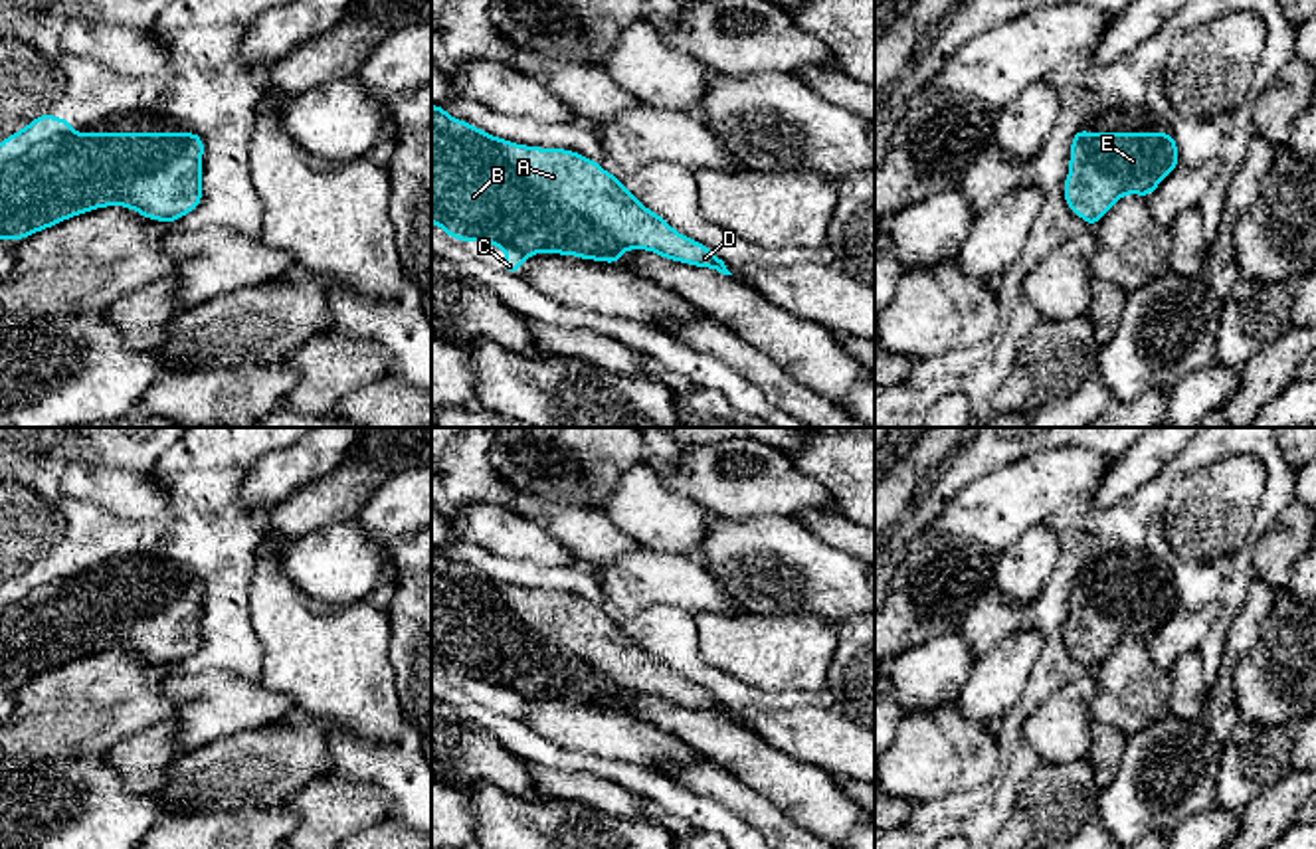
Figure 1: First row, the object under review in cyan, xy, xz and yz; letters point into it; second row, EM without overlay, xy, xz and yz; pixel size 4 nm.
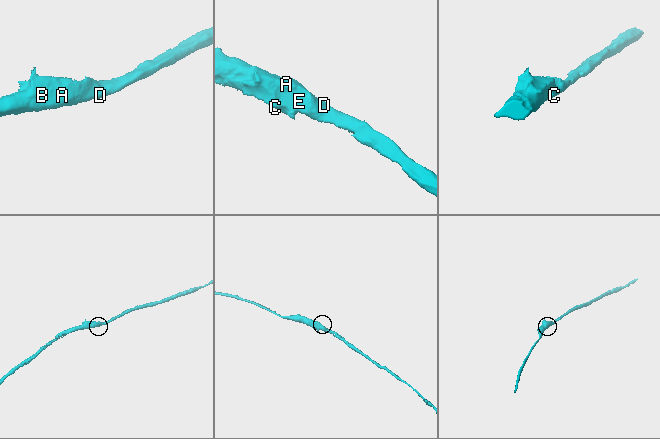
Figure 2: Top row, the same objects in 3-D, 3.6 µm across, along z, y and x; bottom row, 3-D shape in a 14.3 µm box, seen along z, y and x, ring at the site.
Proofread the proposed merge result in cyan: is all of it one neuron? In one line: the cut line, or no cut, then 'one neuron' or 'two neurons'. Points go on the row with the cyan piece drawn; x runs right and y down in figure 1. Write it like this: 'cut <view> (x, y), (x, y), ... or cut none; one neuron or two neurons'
cut none; one neuron

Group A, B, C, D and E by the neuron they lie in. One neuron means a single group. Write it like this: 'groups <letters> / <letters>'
groups A B C D E

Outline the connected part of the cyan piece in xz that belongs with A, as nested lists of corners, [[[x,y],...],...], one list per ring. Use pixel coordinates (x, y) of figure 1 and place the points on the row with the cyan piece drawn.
[[[431,105],[431,224],[439,226],[451,239],[503,247],[509,257],[497,265],[507,273],[518,273],[522,261],[534,253],[560,253],[621,265],[623,251],[647,249],[671,261],[732,275],[706,245],[671,228],[596,160],[568,148],[515,144],[451,117],[439,105]]]

